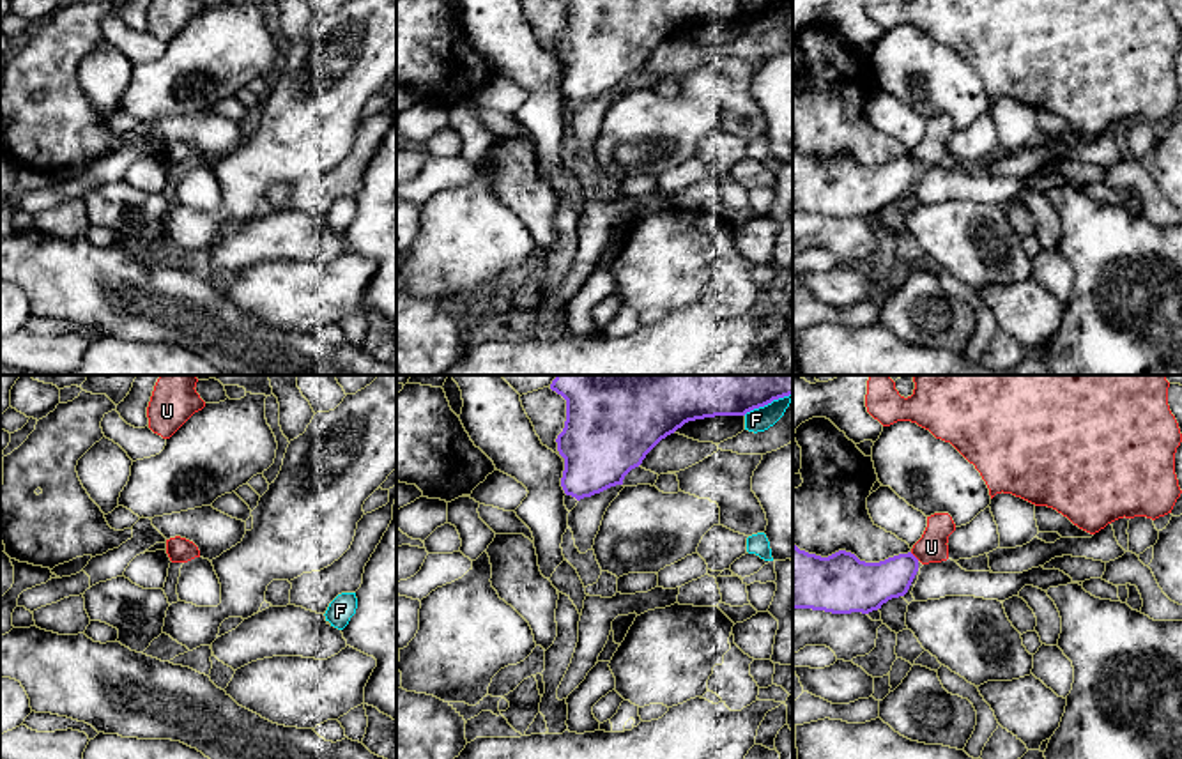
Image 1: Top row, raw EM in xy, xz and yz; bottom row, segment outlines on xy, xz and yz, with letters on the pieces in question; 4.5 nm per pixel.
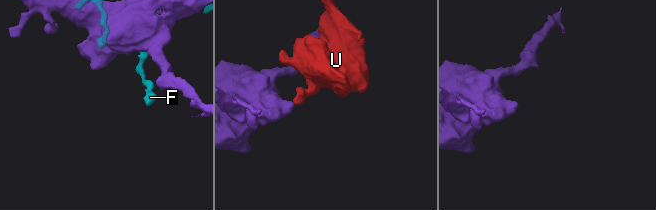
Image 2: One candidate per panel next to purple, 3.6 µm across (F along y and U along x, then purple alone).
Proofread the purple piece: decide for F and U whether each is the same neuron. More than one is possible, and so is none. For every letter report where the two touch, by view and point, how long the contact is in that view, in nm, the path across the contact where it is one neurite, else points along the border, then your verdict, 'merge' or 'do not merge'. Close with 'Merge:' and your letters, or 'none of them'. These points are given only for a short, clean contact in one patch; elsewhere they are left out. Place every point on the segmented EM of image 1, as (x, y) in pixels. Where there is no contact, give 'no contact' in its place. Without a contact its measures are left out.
F: contact xz (767, 404); length 240 nm; do not merge
U: contact yz (913, 556); length 60 nm; border yz (910, 552), (919, 559); do not merge
Merge: none of them

